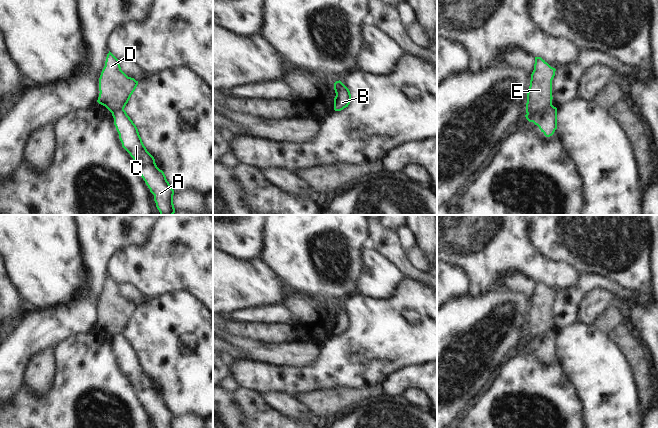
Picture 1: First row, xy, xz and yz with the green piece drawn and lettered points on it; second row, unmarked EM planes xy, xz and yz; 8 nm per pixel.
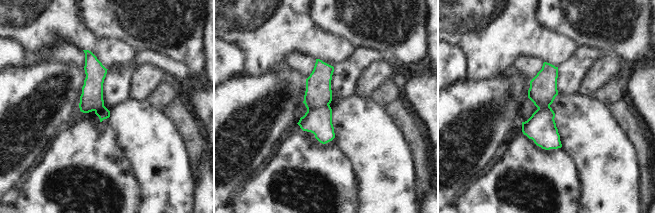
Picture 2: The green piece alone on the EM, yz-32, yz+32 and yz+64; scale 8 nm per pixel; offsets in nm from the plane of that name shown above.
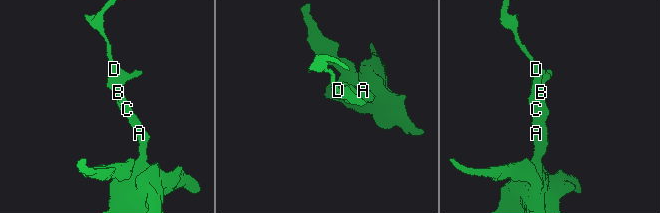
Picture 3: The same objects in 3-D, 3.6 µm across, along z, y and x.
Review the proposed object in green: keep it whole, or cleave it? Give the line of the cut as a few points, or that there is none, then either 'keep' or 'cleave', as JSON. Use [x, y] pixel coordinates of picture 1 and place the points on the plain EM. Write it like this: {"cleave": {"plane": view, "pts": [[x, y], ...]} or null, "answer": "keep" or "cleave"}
{"cleave": {"plane": "yz", "pts": [[551, 328], [545, 333], [527, 338]]}, "answer": "cleave"}

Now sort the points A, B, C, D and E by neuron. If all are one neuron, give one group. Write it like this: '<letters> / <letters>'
A B C / D E

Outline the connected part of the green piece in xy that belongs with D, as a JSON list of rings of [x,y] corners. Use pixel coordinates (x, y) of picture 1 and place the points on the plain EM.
[[[109,275],[99,302],[97,326],[111,337],[120,335],[125,332],[137,309],[138,305],[121,294],[119,284]]]

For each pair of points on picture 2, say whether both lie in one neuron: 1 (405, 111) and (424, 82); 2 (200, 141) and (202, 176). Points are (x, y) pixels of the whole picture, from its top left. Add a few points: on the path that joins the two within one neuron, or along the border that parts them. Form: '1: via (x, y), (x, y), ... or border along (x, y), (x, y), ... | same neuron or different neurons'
1: border along (411, 106), (424, 126) | different neurons
2: border along (203, 150), (198, 162), (193, 167) | different neurons

